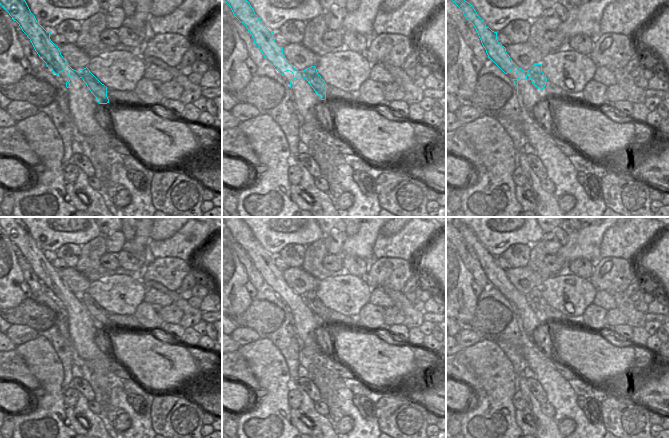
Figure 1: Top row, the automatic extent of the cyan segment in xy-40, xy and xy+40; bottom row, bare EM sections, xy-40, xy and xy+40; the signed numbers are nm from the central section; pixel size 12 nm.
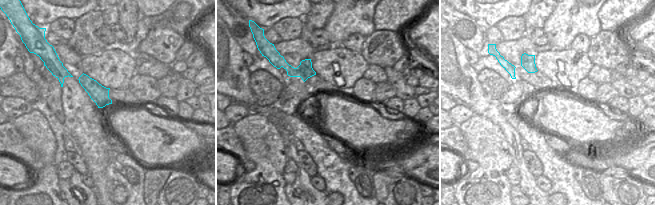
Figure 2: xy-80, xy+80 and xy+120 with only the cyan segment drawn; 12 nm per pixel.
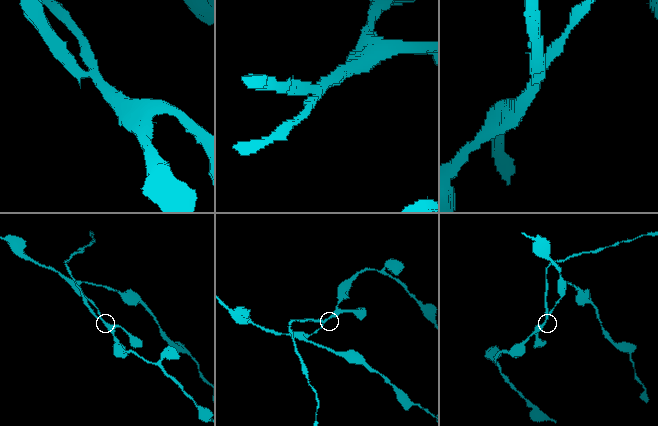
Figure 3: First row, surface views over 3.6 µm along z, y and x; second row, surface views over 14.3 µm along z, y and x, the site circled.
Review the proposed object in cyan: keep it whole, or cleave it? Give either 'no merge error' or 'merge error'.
merge error

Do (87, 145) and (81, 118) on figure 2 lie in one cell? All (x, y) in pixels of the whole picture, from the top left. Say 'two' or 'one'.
one

